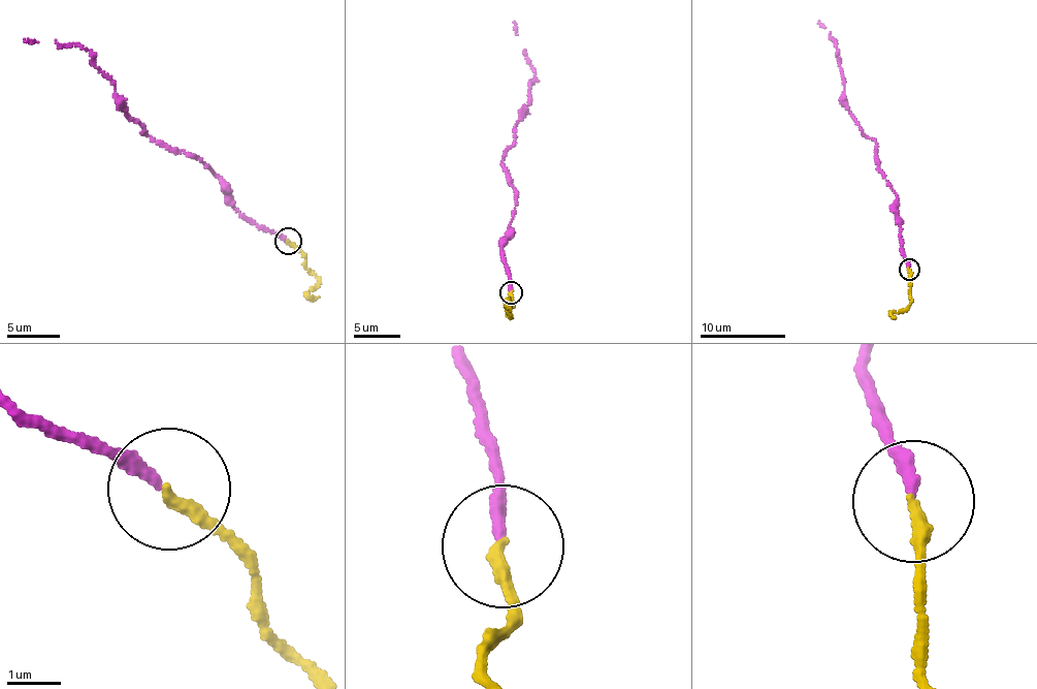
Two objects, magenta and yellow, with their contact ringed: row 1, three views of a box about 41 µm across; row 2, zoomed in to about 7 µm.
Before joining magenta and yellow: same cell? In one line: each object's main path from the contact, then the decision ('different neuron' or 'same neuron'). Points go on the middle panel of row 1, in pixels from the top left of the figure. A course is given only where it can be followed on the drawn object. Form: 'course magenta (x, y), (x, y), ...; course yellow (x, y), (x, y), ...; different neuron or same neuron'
course magenta (509, 290), (501, 245), (511, 235), (516, 206), (503, 156), (530, 104), (536, 81), (514, 22); course yellow (511, 293), (511, 316), (506, 301), (511, 311); same neuron

